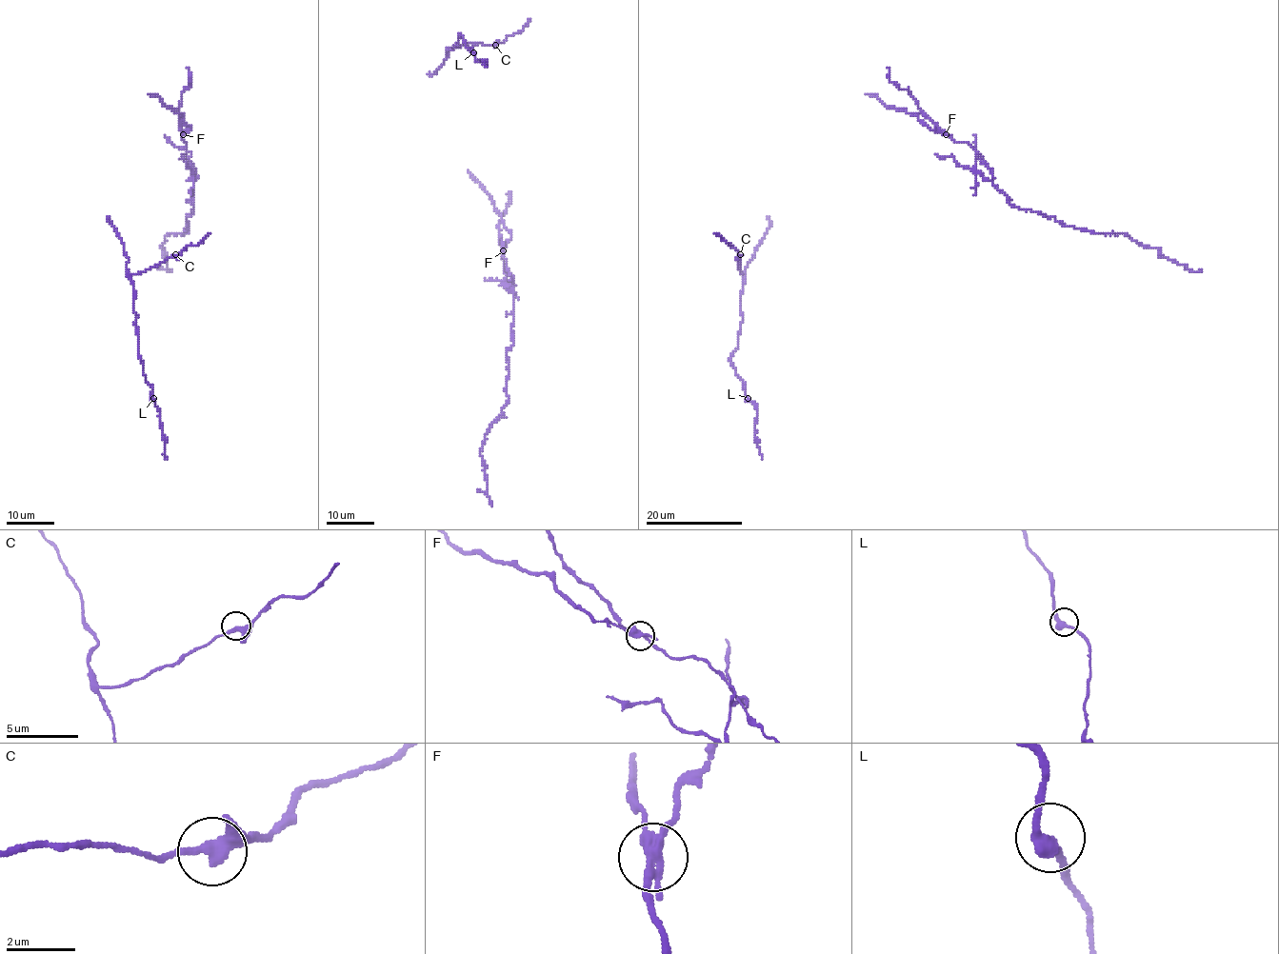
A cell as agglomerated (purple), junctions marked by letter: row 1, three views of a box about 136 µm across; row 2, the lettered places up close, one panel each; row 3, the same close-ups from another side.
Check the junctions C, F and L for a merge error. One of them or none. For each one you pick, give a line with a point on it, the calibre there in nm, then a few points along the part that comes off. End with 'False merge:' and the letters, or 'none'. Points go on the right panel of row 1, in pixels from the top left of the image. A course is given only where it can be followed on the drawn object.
F: place (946, 134); calibre 300 nm; course (947, 134), (975, 151), (976, 172), (1011, 204), (1064, 226), (1124, 234), (1158, 248), (1164, 258), (1202, 272)
False merge: F

